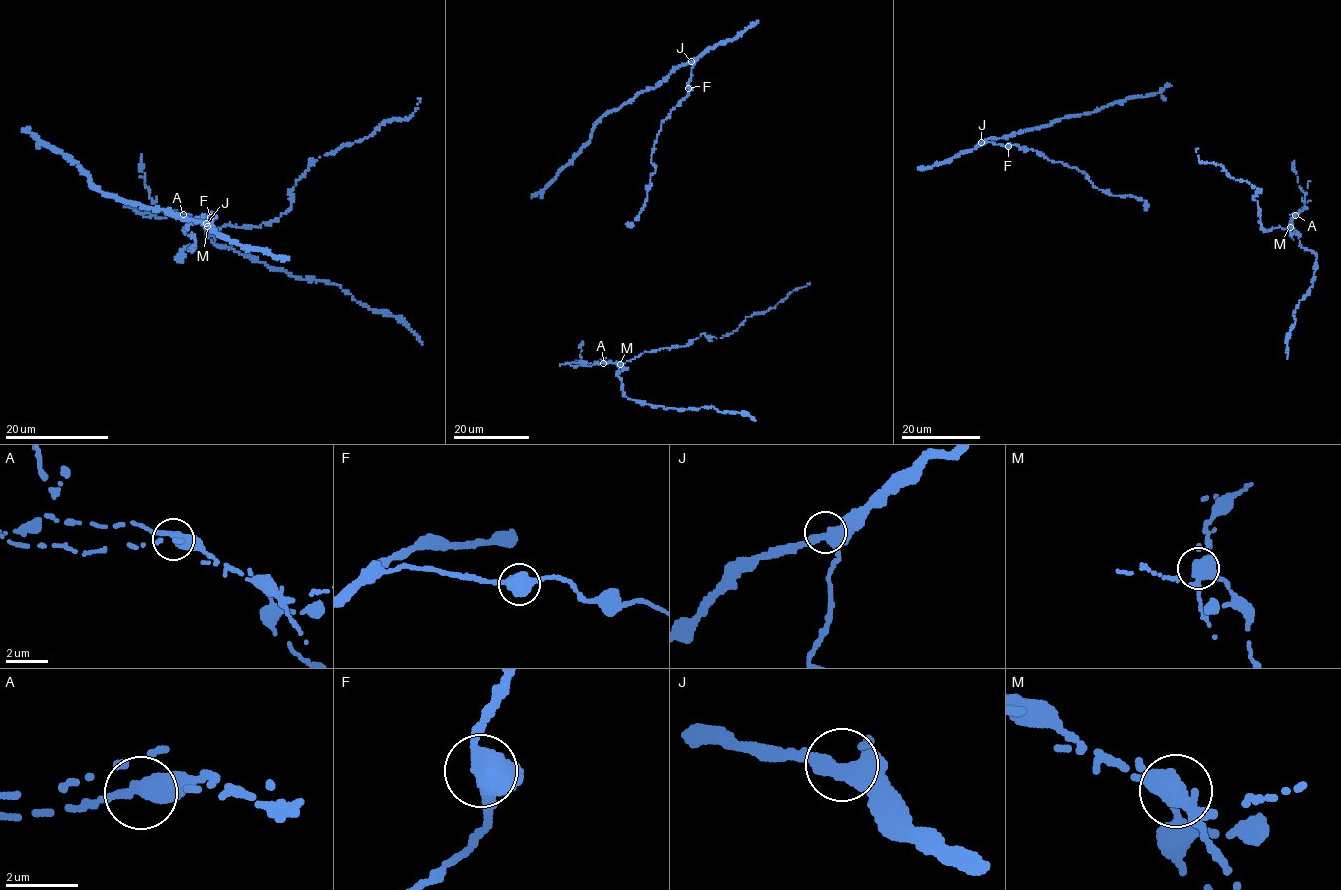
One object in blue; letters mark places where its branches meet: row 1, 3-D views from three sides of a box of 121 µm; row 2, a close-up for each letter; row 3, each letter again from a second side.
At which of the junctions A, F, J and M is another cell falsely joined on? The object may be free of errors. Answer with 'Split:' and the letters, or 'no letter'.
Split: M

